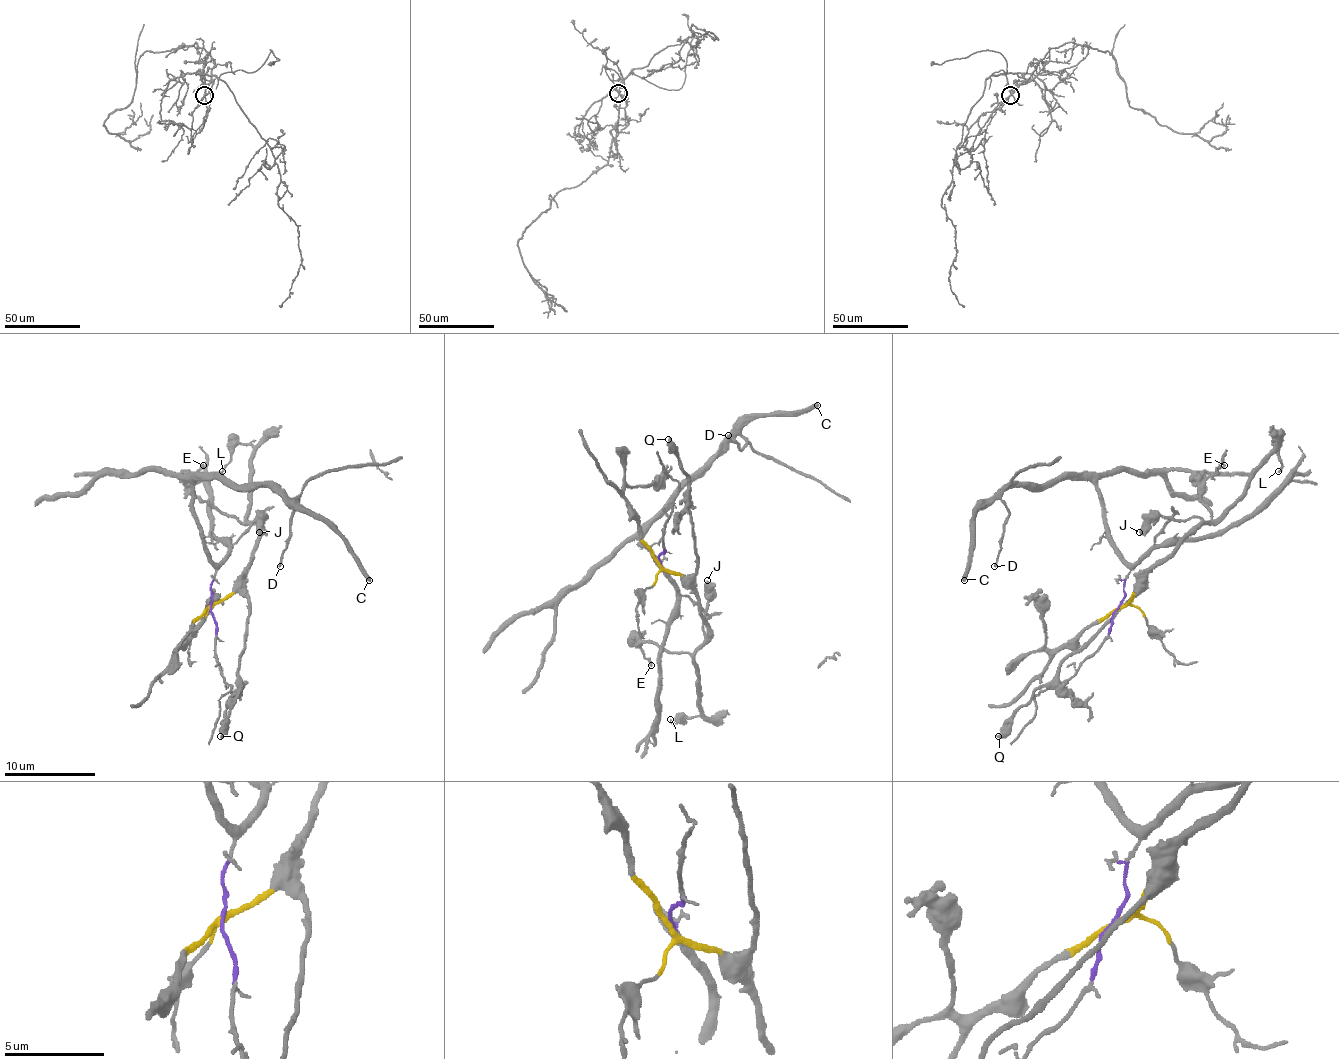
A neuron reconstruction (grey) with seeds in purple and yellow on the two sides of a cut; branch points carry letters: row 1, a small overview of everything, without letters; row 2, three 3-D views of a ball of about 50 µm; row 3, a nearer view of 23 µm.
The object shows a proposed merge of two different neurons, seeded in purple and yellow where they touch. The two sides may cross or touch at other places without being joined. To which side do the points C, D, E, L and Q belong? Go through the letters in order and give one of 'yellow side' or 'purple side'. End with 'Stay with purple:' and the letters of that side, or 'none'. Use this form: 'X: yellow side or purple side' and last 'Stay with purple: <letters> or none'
C: purple side
D: purple side
E: yellow side
L: yellow side
Q: yellow side
Stay with purple: C, D

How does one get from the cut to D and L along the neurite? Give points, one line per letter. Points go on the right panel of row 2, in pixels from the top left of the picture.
D: (1118, 607), (1130, 564), (1116, 546), (1102, 494), (1089, 480), (1007, 485), (993, 498), (1007, 510), (993, 567)
L: (1121, 607), (1150, 571), (1184, 539), (1216, 519), (1243, 492), (1250, 473), (1275, 444), (1282, 464), (1277, 471)

